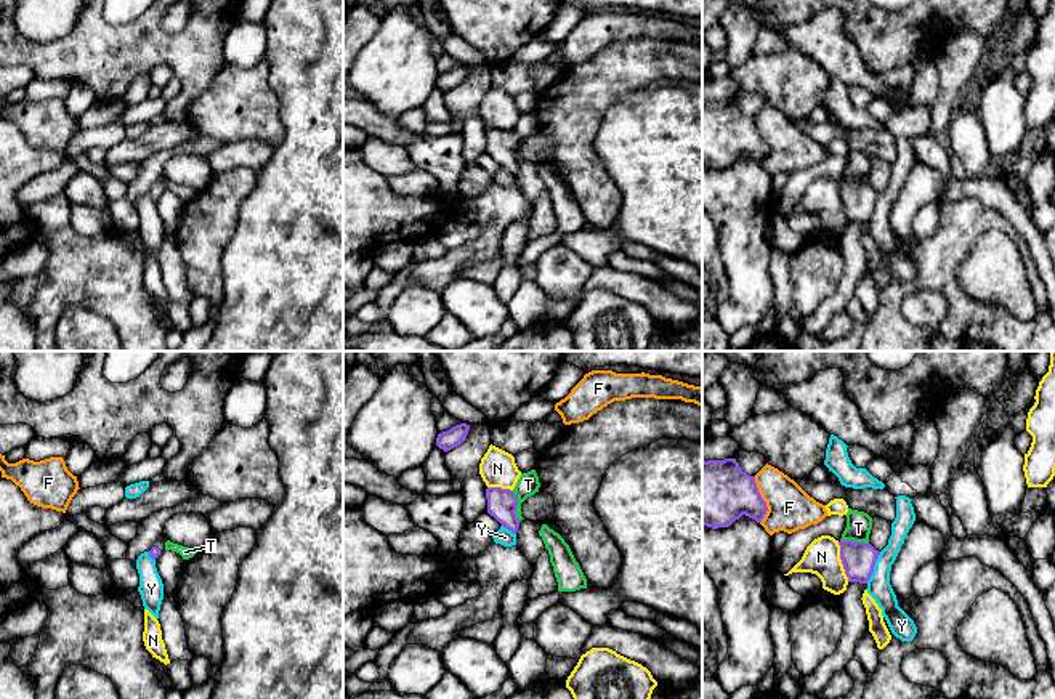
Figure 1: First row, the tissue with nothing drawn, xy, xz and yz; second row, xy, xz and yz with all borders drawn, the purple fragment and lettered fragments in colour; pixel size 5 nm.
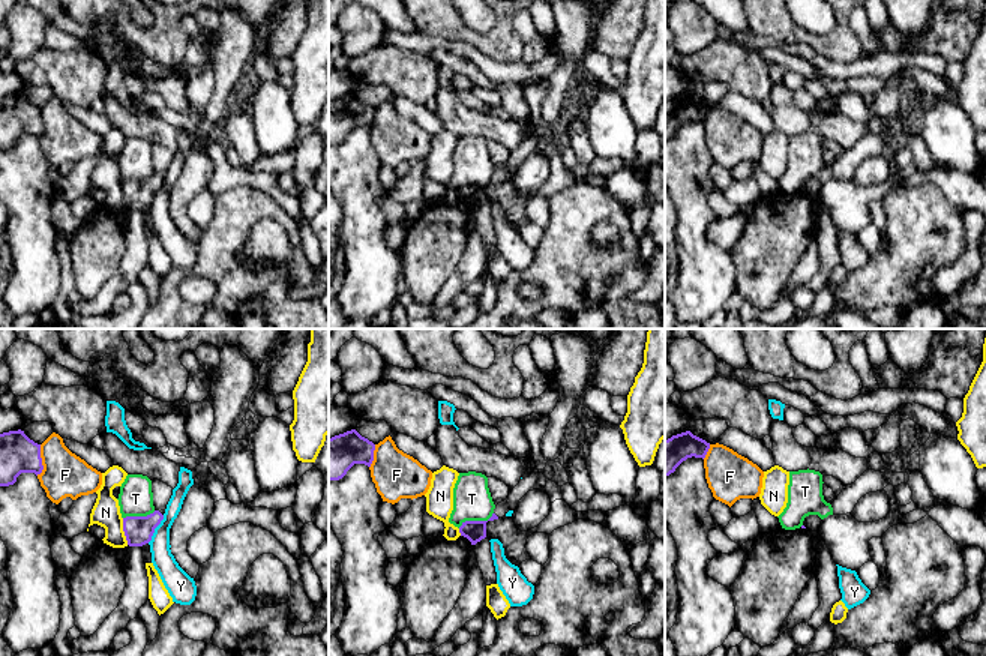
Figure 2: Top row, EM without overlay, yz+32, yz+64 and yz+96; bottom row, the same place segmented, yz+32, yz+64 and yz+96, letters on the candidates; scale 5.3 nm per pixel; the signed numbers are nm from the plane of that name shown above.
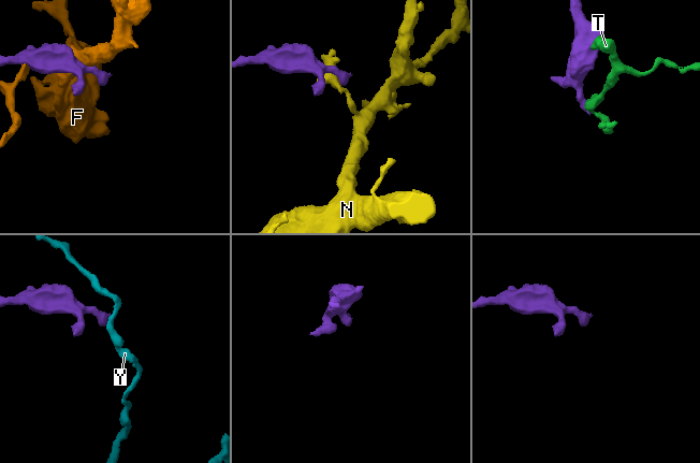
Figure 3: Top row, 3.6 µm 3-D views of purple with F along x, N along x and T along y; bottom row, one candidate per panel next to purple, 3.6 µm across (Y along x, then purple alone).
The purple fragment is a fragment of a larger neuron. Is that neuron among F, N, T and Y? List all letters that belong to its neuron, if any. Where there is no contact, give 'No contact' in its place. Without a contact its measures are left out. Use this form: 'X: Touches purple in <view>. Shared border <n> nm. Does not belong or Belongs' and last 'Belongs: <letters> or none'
F: Touches purple in yz. Shared border 240 nm. Does not belong
N: Touches purple in yz. Shared border 200 nm. Does not belong
T: Touches purple in xz. Shared border 160 nm. Does not belong
Y: Touches purple in yz. Shared border 180 nm. Does not belong
Belongs: none

